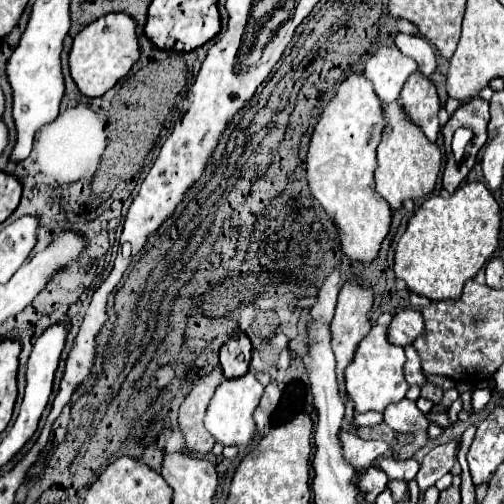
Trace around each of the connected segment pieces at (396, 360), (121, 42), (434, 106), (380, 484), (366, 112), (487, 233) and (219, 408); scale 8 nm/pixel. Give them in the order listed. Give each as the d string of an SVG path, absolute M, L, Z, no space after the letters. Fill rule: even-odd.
M375 325L369 335L357 345L353 361L345 369L345 393L347 399L353 401L355 413L367 413L367 411L383 411L389 403L399 403L409 385L403 379L403 363L405 353L401 347L387 343L387 327Z
M109 13L99 17L73 37L69 51L69 73L85 97L101 97L121 77L125 77L131 65L139 59L139 45L135 35L135 21L123 13Z
M419 71L413 73L403 85L399 101L403 103L409 119L423 129L425 137L429 141L435 141L439 133L437 113L441 105L439 105L439 97L433 81L429 77L423 77Z
M373 465L367 467L367 469L361 469L359 475L361 475L359 481L357 481L359 491L365 491L365 499L367 499L369 503L375 503L377 495L385 491L385 485L387 485L389 477L387 477L381 469L377 469L377 467L373 467Z
M349 75L335 97L321 109L307 151L307 181L311 195L321 203L339 229L341 249L355 261L373 261L381 241L389 233L391 209L377 195L373 173L377 169L375 149L383 131L383 109L371 83L363 75Z
M465 183L449 197L441 197L441 195L431 197L423 201L421 207L415 211L415 215L409 219L407 231L401 235L397 243L395 263L393 263L395 277L403 279L409 291L417 295L425 295L431 301L457 299L461 295L463 283L467 279L473 279L497 249L499 227L501 227L499 205L483 183Z
M245 373L235 379L223 379L213 393L213 399L205 413L205 429L215 437L215 441L223 445L239 445L245 447L255 433L253 411L259 403L259 395L263 393L263 385L257 381L253 373Z

